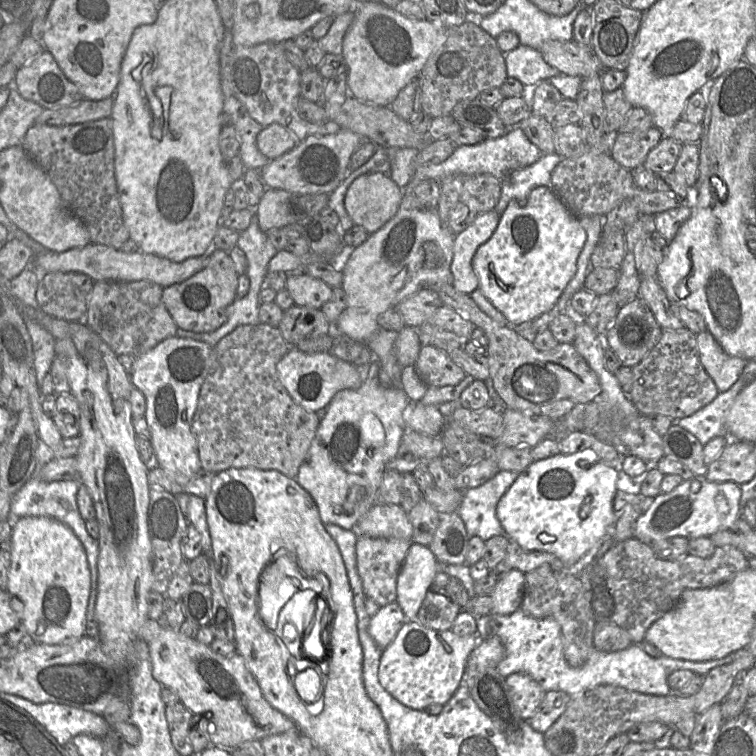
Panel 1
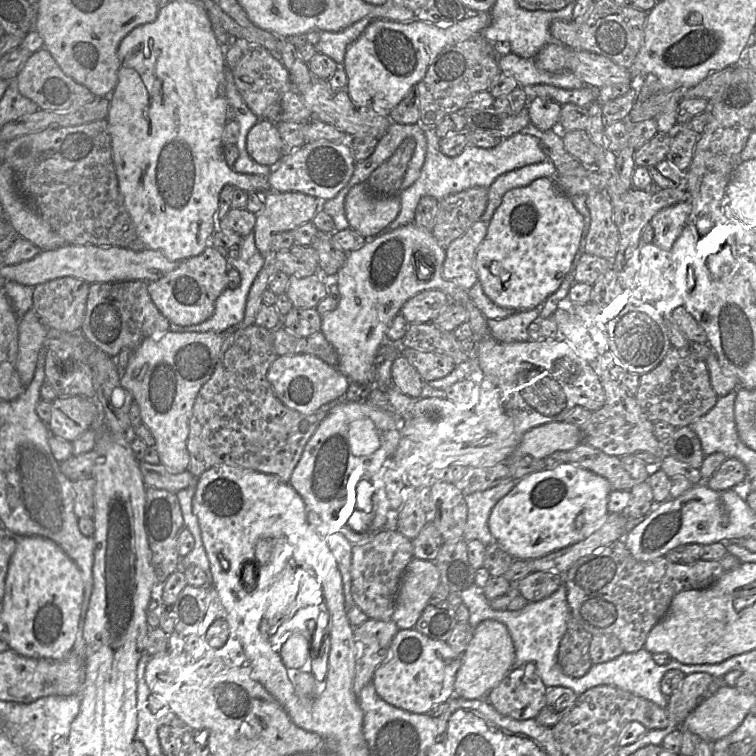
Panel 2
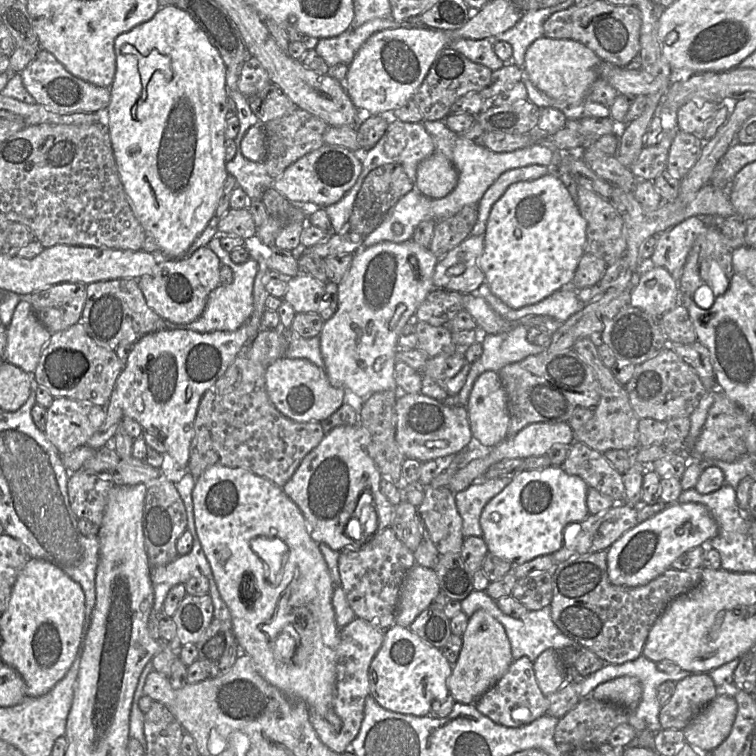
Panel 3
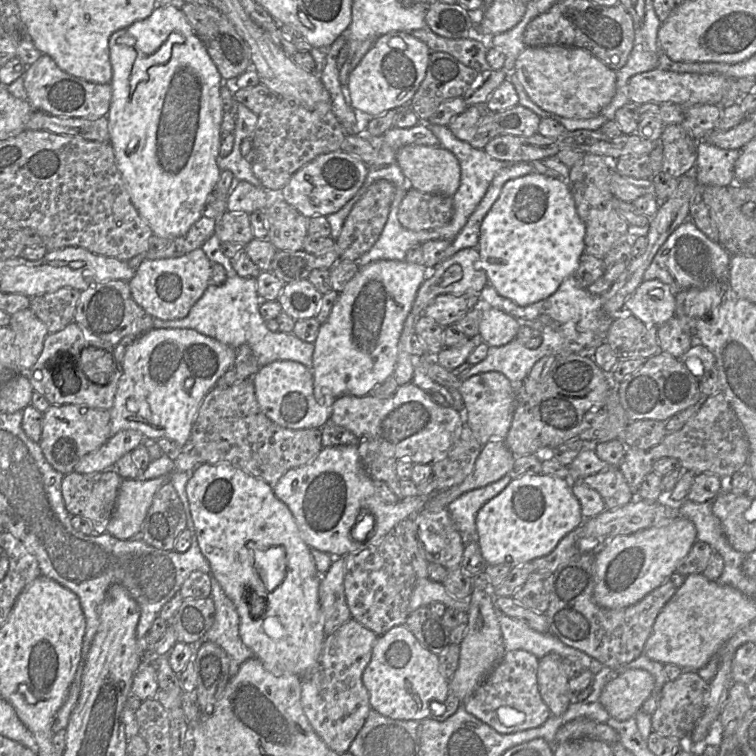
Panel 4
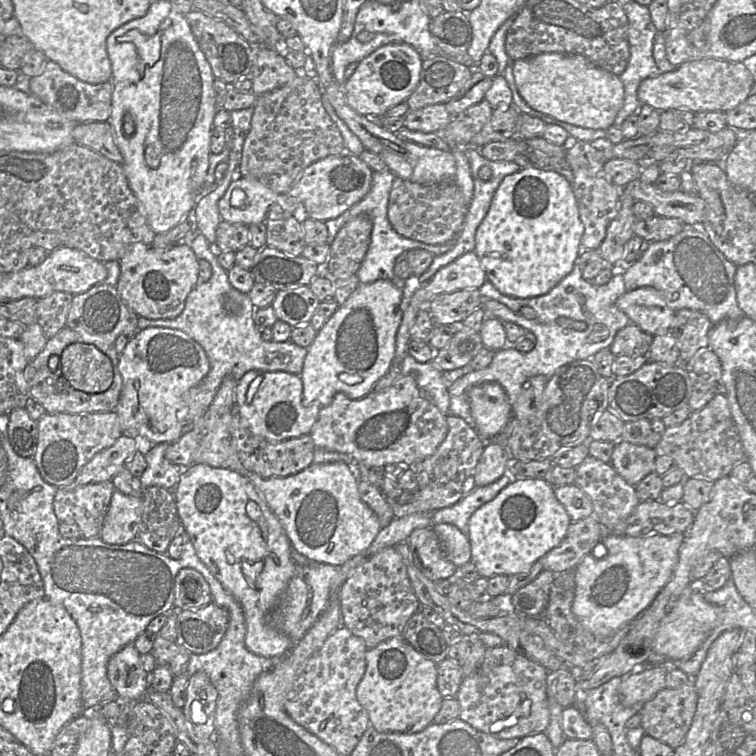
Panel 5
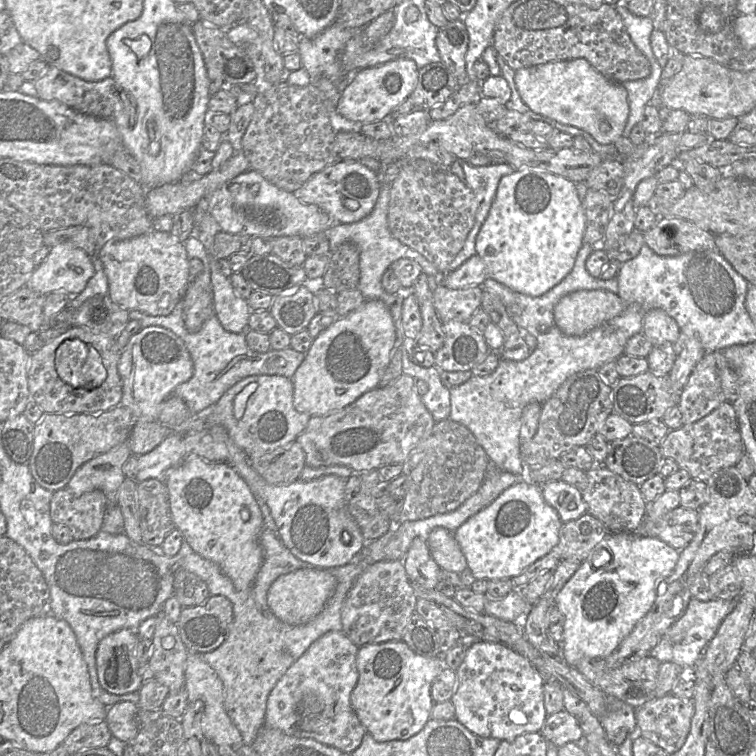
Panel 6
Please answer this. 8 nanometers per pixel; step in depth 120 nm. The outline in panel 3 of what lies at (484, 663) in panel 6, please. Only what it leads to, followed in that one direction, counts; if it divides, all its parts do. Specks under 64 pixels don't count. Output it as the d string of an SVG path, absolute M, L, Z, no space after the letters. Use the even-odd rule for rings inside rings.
M526 656L514 660L504 676L483 694L474 705L481 714L494 723L512 728L537 720L544 716L549 708L547 697L542 693L535 677L534 663ZM517 707L526 707L530 712L529 717L525 720L514 721L511 713Z

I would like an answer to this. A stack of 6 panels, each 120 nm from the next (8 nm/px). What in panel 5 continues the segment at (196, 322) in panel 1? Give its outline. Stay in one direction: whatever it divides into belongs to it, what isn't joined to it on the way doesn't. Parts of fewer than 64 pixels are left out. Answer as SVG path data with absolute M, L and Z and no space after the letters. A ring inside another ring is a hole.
M144 243L131 244L119 260L120 275L116 289L122 301L139 317L175 318L183 311L188 294L198 284L198 260L186 243L177 243L166 249Z

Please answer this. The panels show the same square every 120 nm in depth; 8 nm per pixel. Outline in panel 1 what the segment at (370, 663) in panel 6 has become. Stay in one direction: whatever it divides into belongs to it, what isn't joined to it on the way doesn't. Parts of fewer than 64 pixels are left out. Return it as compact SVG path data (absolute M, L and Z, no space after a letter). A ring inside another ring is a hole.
M416 619L407 620L394 640L381 654L378 679L382 687L401 704L418 711L424 711L432 704L444 706L464 683L467 660L479 643L477 634L458 636L452 630L436 631L420 624Z

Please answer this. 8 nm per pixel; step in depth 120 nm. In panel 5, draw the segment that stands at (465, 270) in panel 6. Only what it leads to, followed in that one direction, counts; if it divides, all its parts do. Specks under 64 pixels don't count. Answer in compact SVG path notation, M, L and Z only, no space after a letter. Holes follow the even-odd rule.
M469 251L439 269L426 284L419 287L412 295L406 310L403 311L401 323L396 334L394 363L401 365L402 360L408 353L408 344L411 340L409 330L414 324L418 312L422 309L427 309L427 305L433 297L459 290L479 289L486 280L485 271L482 268L476 253L474 251Z

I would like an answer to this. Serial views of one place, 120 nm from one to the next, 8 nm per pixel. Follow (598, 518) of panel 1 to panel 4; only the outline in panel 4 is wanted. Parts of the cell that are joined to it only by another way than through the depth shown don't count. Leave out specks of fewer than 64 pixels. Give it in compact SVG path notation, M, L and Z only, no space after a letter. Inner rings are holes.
M525 474L512 479L496 497L486 502L476 516L476 541L487 565L509 564L511 568L551 553L584 518L568 478Z

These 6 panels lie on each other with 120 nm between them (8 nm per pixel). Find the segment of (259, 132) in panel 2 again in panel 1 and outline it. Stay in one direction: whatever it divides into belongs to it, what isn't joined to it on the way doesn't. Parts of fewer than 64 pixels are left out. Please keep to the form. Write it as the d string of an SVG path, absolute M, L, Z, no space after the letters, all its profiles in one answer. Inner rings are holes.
M279 124L264 127L256 138L258 150L270 160L291 151L297 144L295 136Z

